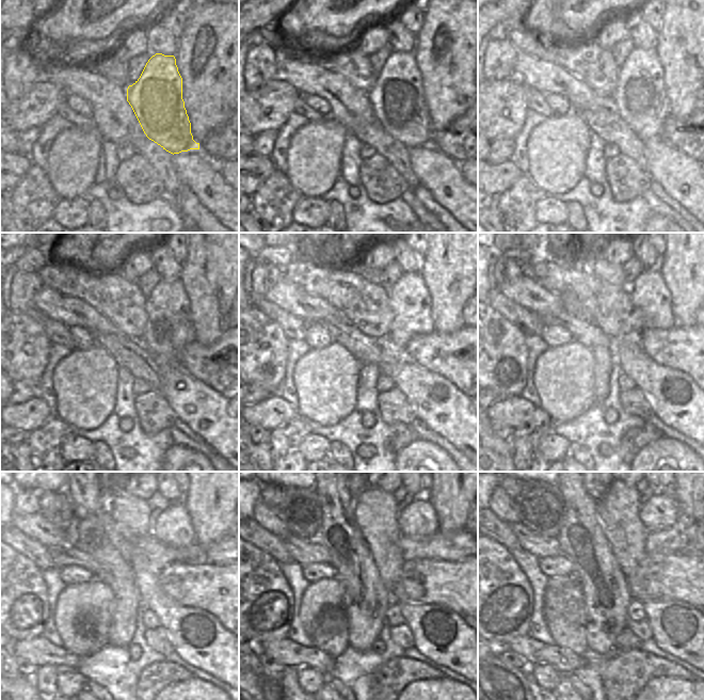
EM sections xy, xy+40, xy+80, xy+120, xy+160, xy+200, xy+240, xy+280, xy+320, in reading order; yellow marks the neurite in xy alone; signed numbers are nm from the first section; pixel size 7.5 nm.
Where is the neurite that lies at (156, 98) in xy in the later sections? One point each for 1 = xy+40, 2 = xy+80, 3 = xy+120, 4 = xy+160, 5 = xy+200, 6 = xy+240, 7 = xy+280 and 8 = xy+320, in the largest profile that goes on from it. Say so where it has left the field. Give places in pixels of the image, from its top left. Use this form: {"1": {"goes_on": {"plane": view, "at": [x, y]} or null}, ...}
{"1": {"goes_on": {"plane": "xy+40", "at": [397, 97]}}, "2": {"goes_on": {"plane": "xy+80", "at": [640, 95]}}, "3": {"goes_on": {"plane": "xy+120", "at": [169, 328]}}, "4": {"goes_on": {"plane": "xy+160", "at": [410, 300]}}, "5": {"goes_on": {"plane": "xy+200", "at": [649, 292]}}, "6": {"goes_on": {"plane": "xy+240", "at": [173, 526]}}, "7": {"goes_on": {"plane": "xy+280", "at": [418, 520]}}, "8": {"goes_on": {"plane": "xy+320", "at": [659, 512]}}}

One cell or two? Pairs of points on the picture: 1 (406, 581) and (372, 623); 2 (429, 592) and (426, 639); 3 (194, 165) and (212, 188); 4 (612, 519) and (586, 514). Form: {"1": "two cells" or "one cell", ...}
{"1": "two cells", "2": "two cells", "3": "one cell", "4": "two cells"}

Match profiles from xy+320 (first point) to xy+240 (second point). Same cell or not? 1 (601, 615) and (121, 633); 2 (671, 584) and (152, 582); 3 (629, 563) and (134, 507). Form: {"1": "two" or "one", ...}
{"1": "one", "2": "two", "3": "one"}

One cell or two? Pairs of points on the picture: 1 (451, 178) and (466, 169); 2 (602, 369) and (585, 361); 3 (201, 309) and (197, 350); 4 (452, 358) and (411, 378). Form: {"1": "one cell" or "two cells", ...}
{"1": "two cells", "2": "two cells", "3": "two cells", "4": "two cells"}

